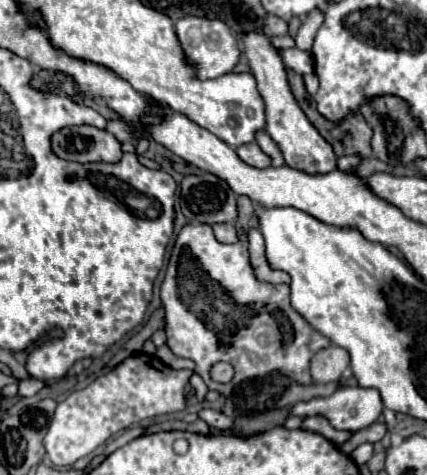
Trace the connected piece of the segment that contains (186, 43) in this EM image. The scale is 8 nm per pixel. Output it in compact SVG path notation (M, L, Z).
M182 19L176 23L176 35L184 49L186 61L190 67L194 67L194 73L198 79L216 79L224 73L228 73L238 61L240 61L240 49L236 45L234 35L230 35L230 29L222 21L210 21L210 19Z

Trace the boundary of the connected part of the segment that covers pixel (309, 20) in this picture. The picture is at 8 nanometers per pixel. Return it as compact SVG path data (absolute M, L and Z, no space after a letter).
M314 9L312 13L308 13L308 17L302 19L302 25L300 25L300 29L296 33L296 39L294 39L296 41L296 47L300 51L310 51L312 39L316 35L318 27L322 25L322 21L324 21L324 13L320 9Z

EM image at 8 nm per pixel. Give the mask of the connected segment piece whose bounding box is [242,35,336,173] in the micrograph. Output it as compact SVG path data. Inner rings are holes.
M246 35L246 39L242 39L242 41L244 41L244 57L250 63L250 71L258 83L258 91L266 105L266 131L282 149L286 165L306 171L306 173L334 171L336 155L334 155L332 147L326 143L326 139L306 119L300 105L296 103L296 99L288 87L288 81L286 81L286 69L282 65L280 53L270 45L268 39L262 39L262 35Z

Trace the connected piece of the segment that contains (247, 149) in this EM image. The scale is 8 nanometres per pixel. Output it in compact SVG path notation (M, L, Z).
M246 143L242 147L236 147L236 155L252 167L258 167L258 169L270 167L270 157L266 153L262 153L262 149L256 143Z

